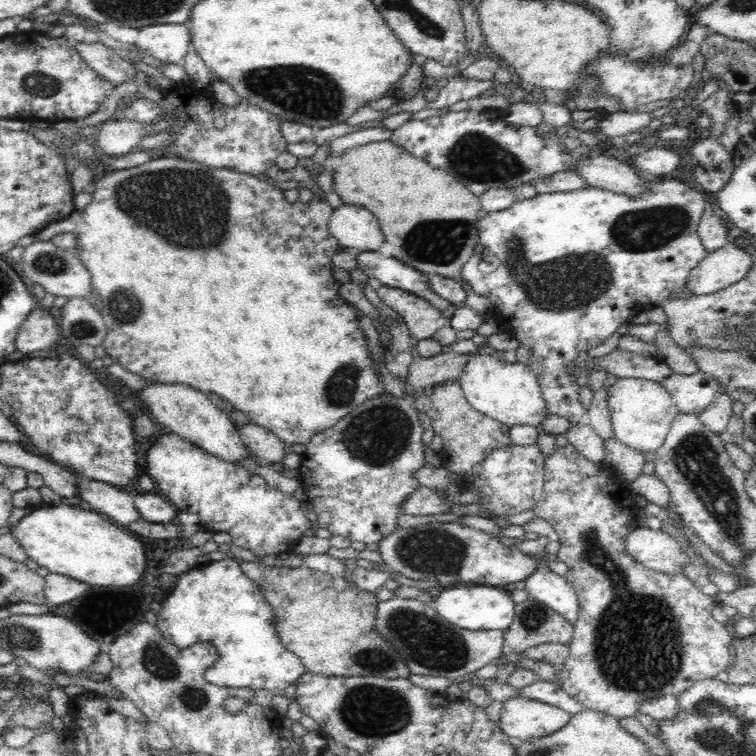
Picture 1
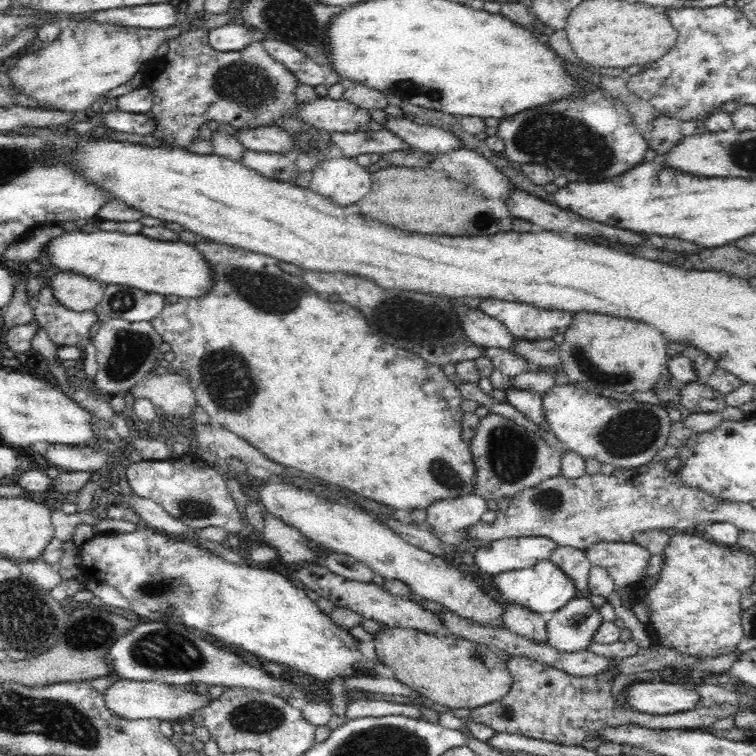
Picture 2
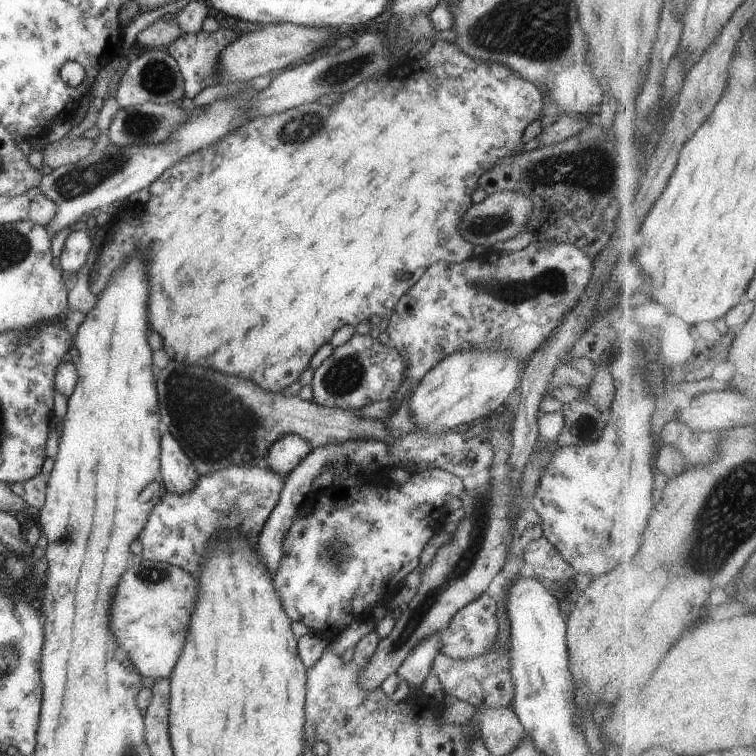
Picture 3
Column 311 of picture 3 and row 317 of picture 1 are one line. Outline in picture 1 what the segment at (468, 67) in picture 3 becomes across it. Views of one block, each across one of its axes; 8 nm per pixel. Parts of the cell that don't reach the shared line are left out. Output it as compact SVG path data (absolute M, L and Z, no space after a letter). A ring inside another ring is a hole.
M156 155L149 157L149 159L140 166L122 170L108 169L102 162L100 163L99 172L101 174L97 176L96 182L94 182L96 189L91 194L92 201L90 204L87 204L82 212L78 212L77 209L75 209L70 216L58 220L58 222L48 224L46 228L37 233L37 238L38 241L52 241L52 236L58 234L72 233L73 235L76 235L77 253L79 254L83 266L91 275L91 293L98 294L104 301L105 307L101 310L101 314L108 332L106 332L106 336L100 345L105 349L107 354L111 356L113 362L117 362L130 373L138 375L143 379L146 379L148 382L170 385L184 384L201 391L202 393L216 393L218 396L221 396L224 405L226 403L233 404L235 410L241 410L248 414L250 422L263 426L270 432L276 434L278 438L283 440L286 448L295 444L308 444L308 441L313 435L318 434L319 432L324 432L327 428L332 428L332 425L336 424L342 416L348 414L348 412L352 412L353 408L358 408L358 406L363 402L366 402L366 400L370 400L375 396L380 396L380 394L385 392L384 384L381 382L379 374L377 374L376 365L372 363L372 355L370 355L370 351L368 351L368 343L366 343L364 331L362 331L362 327L360 327L361 312L354 306L354 304L350 304L350 302L347 302L344 298L338 295L341 284L335 280L333 276L333 257L339 252L341 246L339 245L339 241L330 234L328 228L330 215L335 208L332 208L328 201L326 201L325 197L321 198L314 195L313 199L307 203L300 200L296 202L288 202L284 197L283 191L277 188L270 180L260 180L260 178L252 176L251 174L244 174L243 172L236 172L224 168L210 168L209 166L206 166L206 164L200 164L178 157L169 158Z

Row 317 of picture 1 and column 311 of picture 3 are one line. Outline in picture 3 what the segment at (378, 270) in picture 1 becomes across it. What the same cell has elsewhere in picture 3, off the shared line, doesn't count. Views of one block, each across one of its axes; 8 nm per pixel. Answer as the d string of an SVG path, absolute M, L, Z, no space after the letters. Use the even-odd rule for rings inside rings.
M289 433L271 445L264 463L271 471L286 478L314 450L304 438Z

